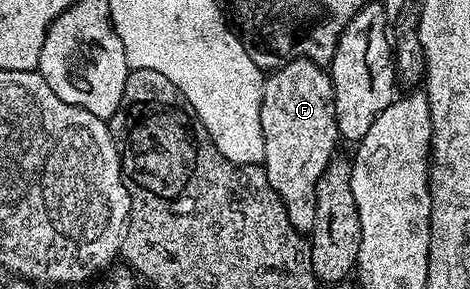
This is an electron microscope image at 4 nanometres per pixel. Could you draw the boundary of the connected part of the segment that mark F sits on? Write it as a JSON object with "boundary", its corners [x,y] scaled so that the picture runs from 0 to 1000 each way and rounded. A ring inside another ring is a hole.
{"boundary":[[[615,211],[564,266],[560,329],[564,336],[555,349],[551,412],[560,426],[564,484],[560,495],[564,602],[568,619],[577,619],[577,647],[585,647],[594,689],[602,689],[602,716],[611,716],[611,758],[619,758],[623,782],[636,796],[664,796],[674,727],[674,637],[696,564],[709,554],[719,526],[721,464],[709,367],[706,263],[666,211]]]}

